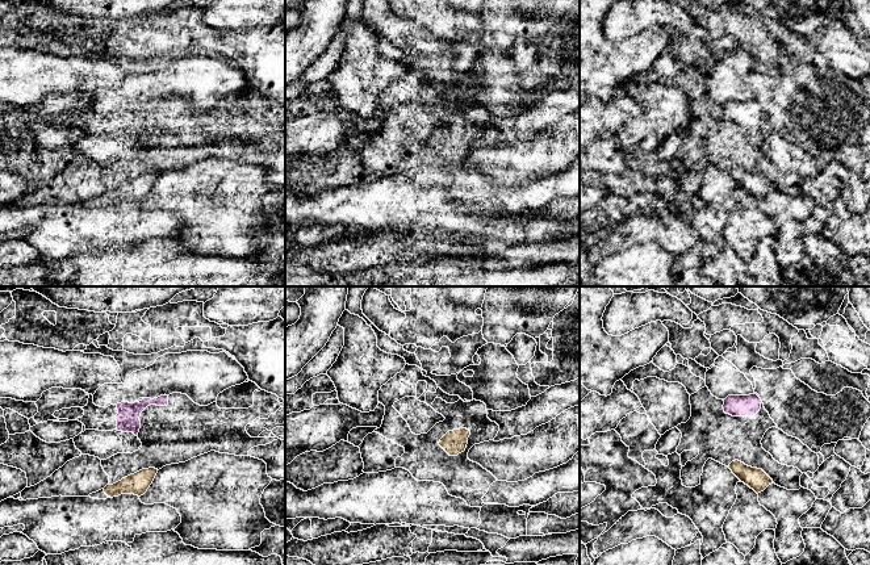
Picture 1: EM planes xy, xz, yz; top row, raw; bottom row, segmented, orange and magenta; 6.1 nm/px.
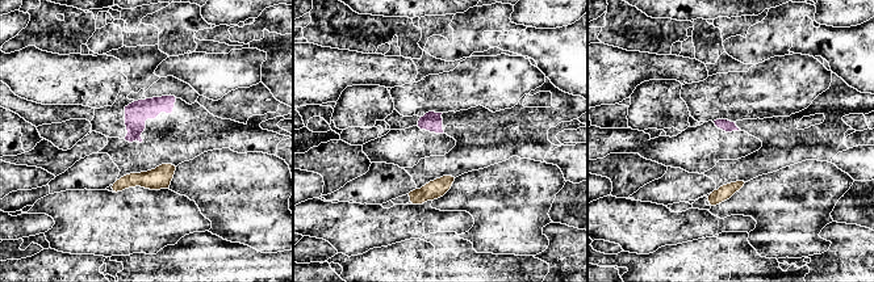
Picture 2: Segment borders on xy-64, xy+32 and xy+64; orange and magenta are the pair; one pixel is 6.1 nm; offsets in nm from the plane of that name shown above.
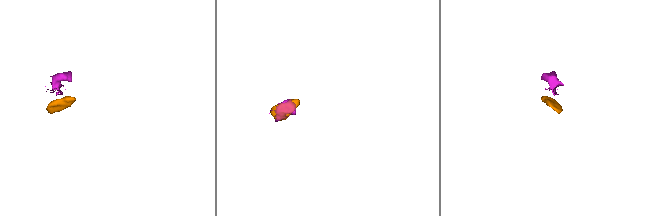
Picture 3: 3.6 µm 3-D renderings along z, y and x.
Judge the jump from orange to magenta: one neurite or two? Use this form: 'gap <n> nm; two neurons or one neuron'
gap 130 nm; two neurons

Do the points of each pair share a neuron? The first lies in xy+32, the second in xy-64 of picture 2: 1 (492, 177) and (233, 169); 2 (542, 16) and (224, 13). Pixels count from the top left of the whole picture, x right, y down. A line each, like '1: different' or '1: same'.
1: same
2: same

